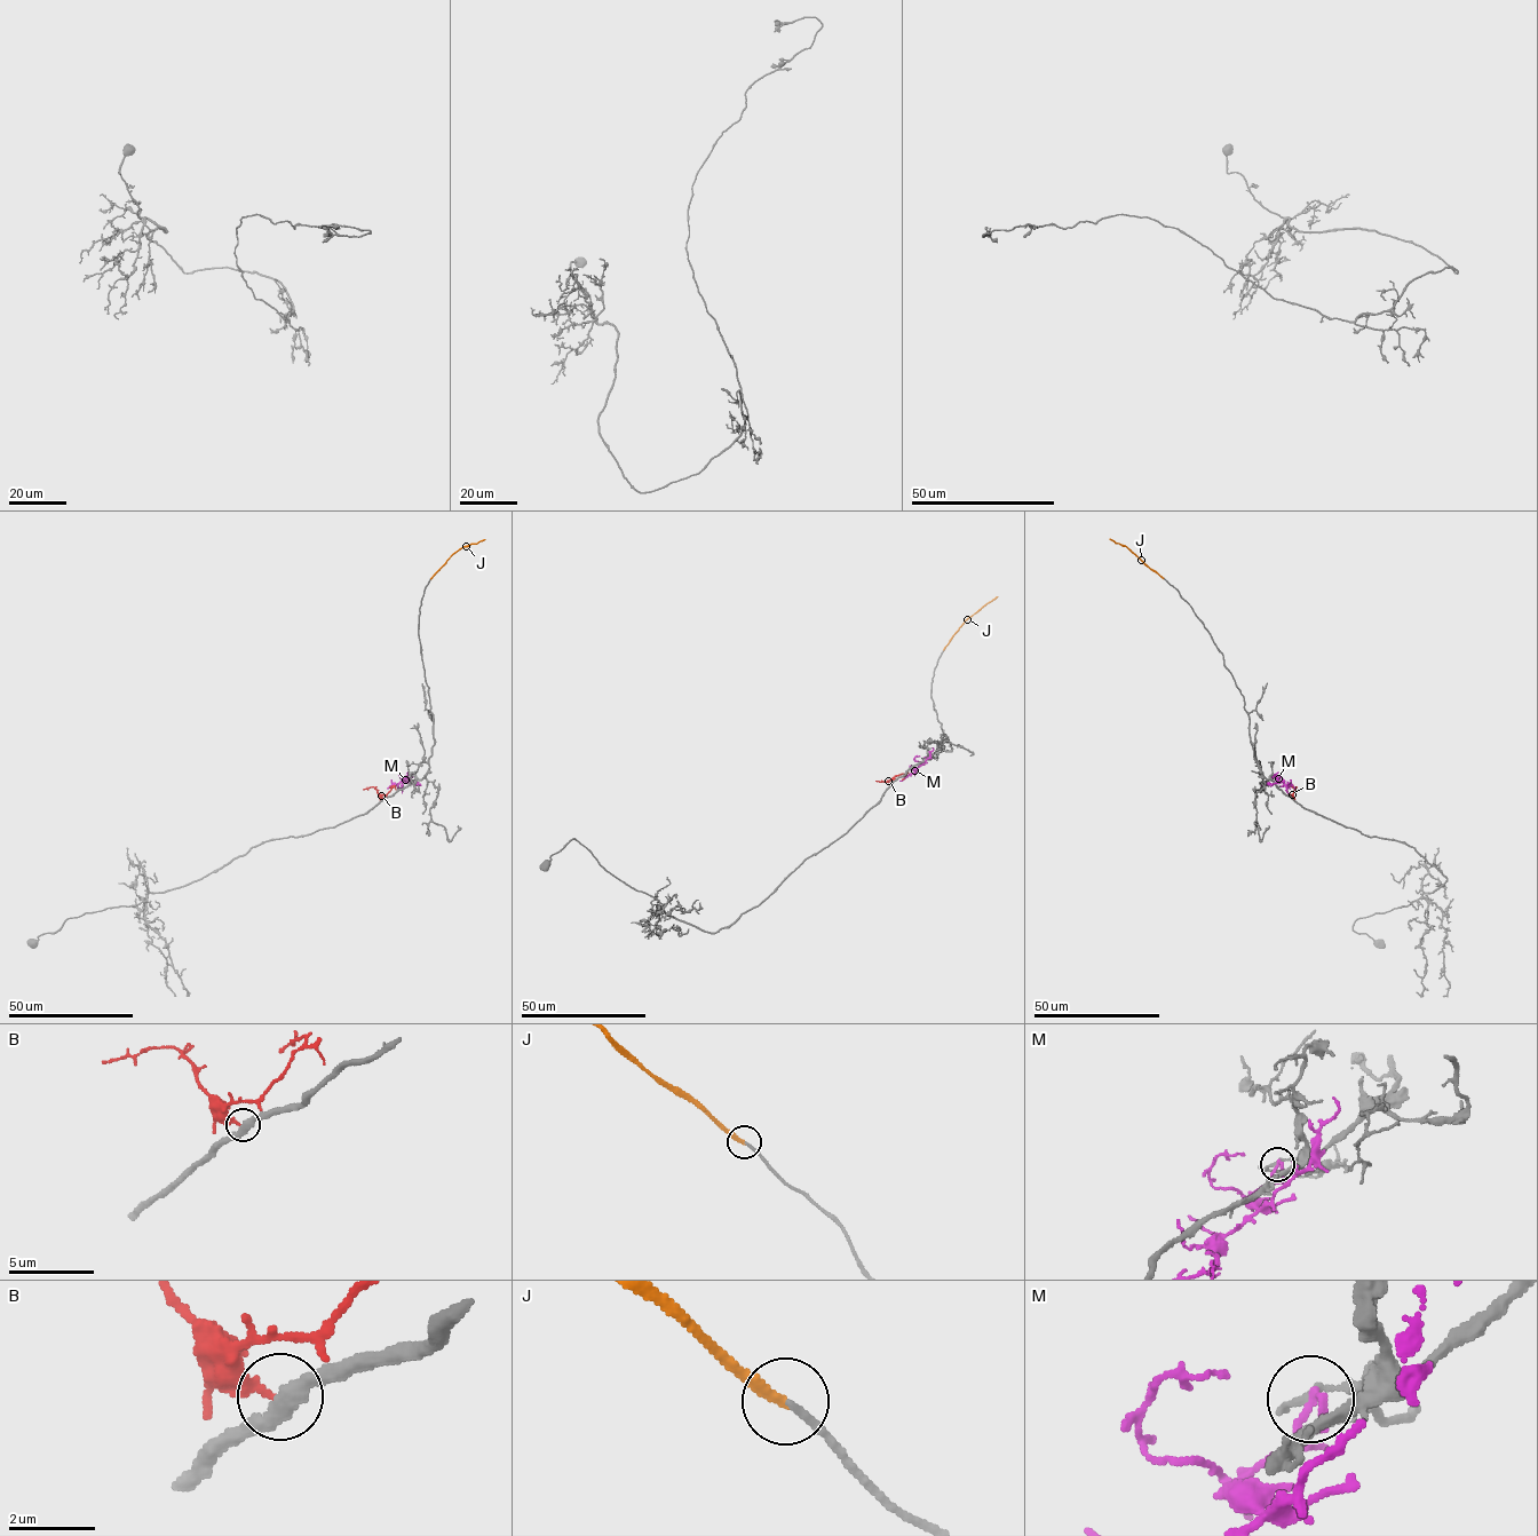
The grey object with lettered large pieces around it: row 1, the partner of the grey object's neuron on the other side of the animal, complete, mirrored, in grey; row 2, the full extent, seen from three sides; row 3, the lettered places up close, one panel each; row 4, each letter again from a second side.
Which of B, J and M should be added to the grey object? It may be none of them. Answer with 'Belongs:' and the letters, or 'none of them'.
Belongs: J

